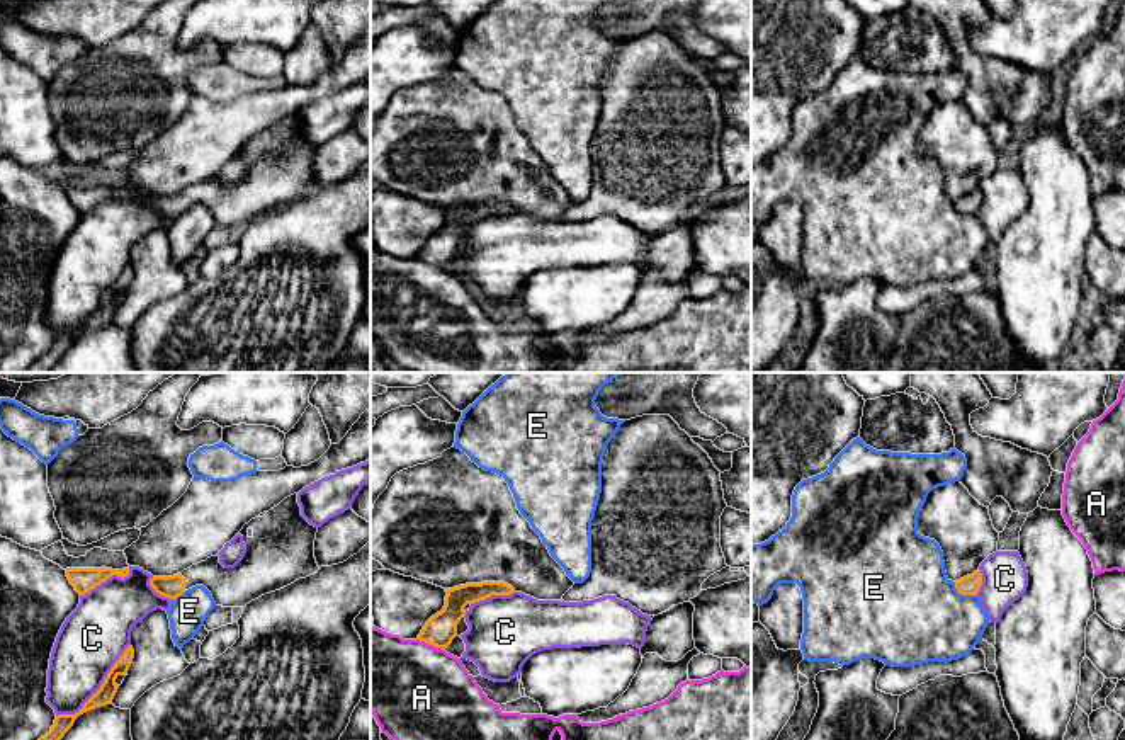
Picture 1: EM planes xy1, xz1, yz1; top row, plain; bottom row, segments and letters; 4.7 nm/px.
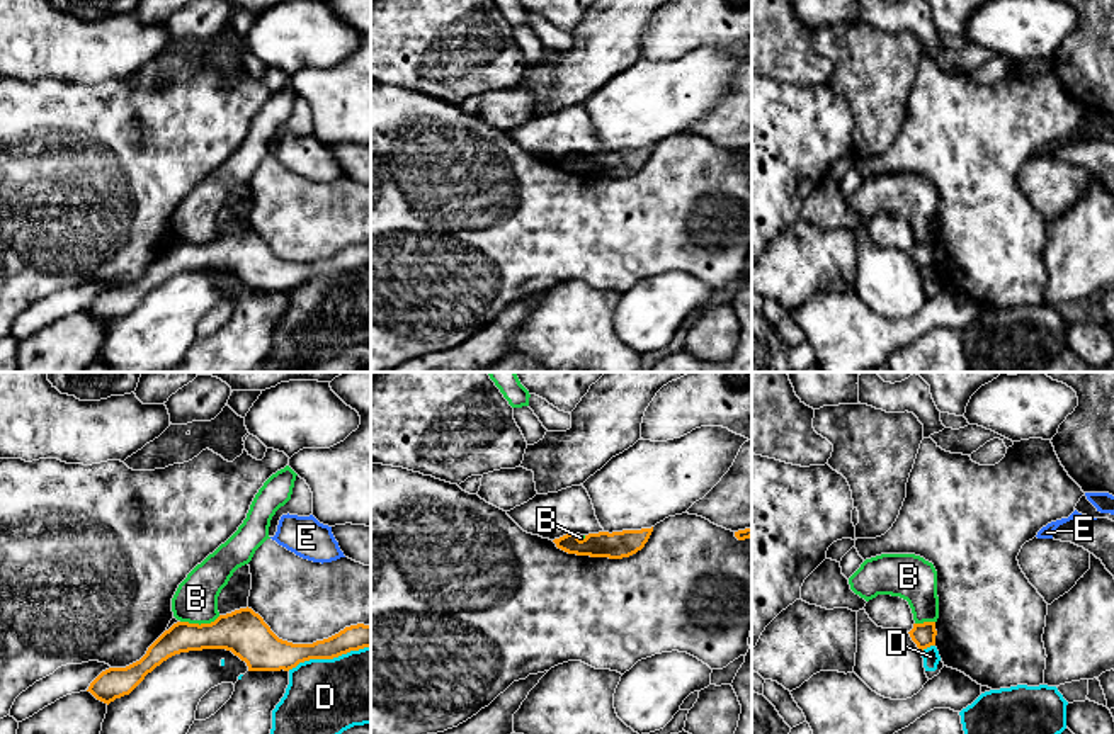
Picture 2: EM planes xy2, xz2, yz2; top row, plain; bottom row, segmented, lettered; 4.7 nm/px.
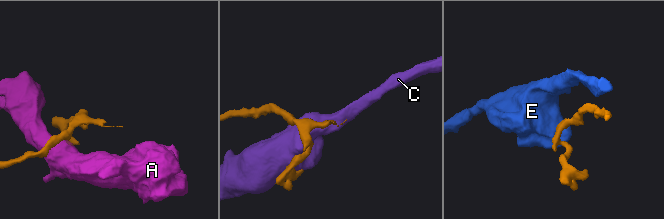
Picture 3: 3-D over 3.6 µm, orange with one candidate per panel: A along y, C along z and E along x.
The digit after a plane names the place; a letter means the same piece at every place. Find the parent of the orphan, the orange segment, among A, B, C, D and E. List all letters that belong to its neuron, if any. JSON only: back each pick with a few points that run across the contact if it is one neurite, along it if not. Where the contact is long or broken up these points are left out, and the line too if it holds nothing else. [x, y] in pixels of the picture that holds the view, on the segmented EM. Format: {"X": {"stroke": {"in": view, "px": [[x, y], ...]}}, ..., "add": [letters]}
{"add": []}

